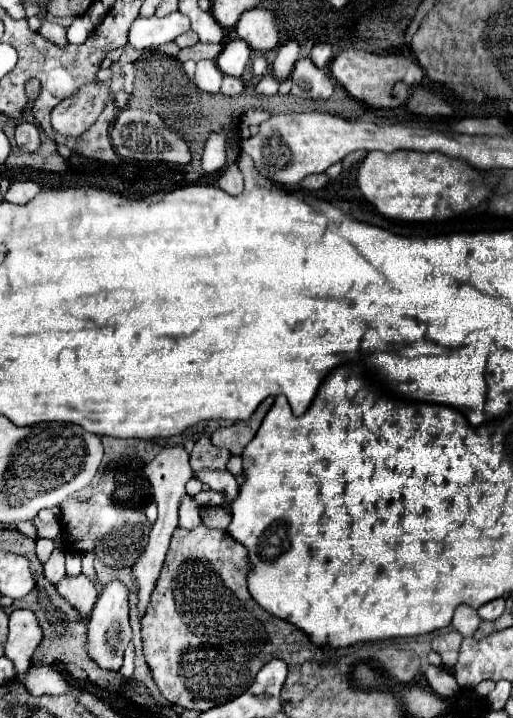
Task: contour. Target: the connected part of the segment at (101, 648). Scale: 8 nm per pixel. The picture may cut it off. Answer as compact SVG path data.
M111 581L105 585L103 595L97 599L95 609L87 625L87 653L101 667L109 671L119 671L123 665L123 653L131 641L129 607L127 607L127 587L121 581Z

